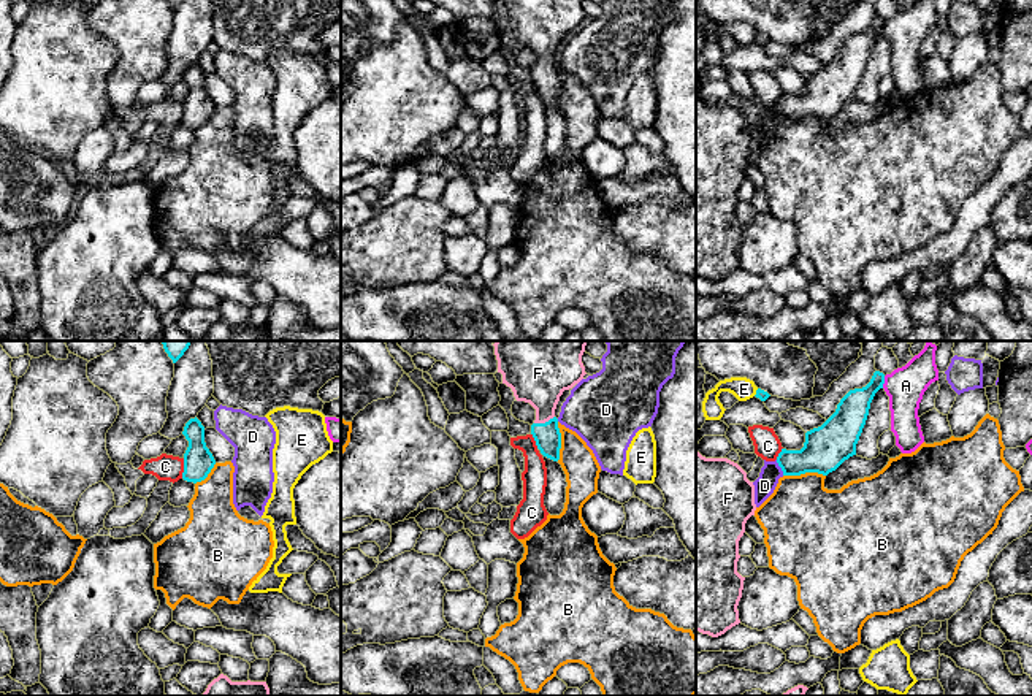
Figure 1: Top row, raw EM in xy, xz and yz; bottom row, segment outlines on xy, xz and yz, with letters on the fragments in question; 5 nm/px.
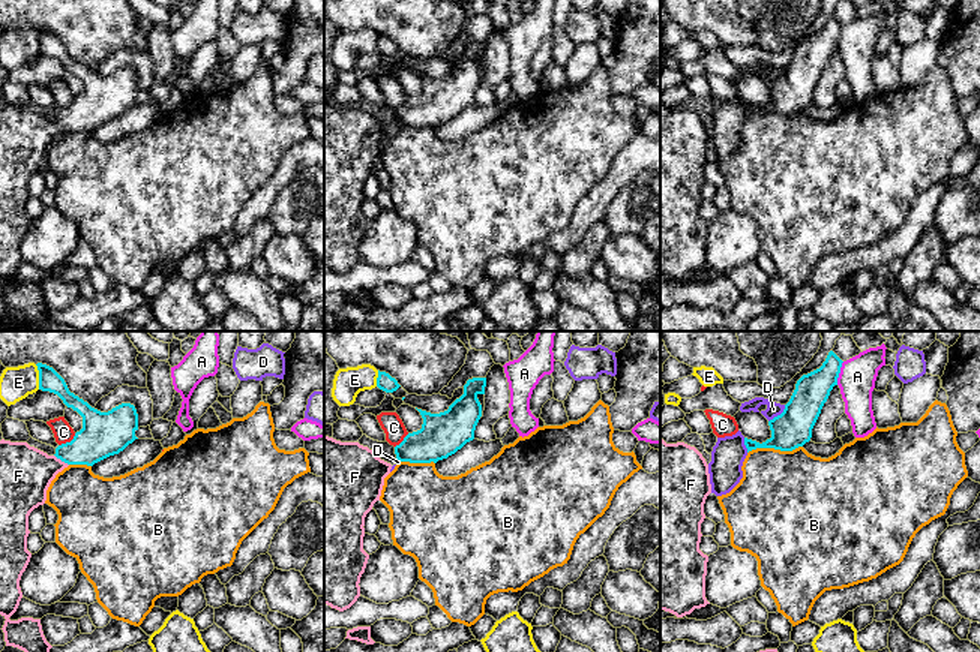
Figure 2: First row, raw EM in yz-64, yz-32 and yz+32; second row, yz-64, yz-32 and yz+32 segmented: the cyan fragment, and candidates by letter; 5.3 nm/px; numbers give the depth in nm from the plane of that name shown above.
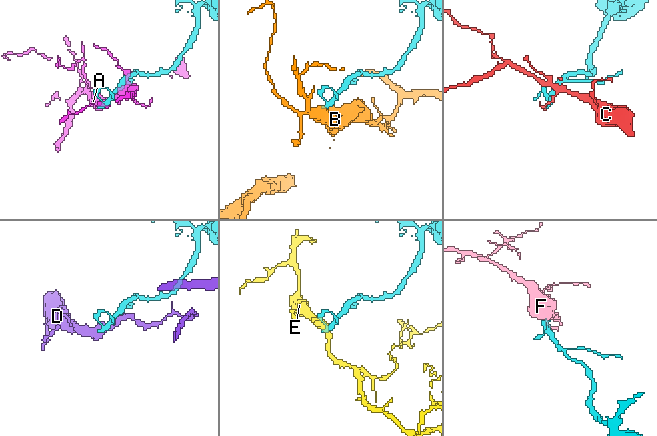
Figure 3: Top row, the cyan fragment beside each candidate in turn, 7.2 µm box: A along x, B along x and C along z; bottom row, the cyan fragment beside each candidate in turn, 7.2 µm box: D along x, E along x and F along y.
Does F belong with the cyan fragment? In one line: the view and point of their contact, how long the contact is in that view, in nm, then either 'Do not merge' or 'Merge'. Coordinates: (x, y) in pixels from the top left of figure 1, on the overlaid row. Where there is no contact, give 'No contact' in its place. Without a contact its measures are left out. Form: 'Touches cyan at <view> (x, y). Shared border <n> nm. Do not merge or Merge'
Touches cyan at xz (546, 422). Shared border 110 nm. Merge

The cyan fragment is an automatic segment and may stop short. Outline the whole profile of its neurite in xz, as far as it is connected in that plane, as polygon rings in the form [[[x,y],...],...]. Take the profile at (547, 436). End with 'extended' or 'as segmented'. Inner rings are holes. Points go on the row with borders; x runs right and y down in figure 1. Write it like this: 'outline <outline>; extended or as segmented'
outline [[[496,341],[493,346],[503,384],[512,388],[517,401],[529,403],[536,409],[531,434],[537,449],[544,457],[558,461],[561,433],[555,409],[563,392],[572,388],[587,374],[582,363],[587,341]]]; extended

